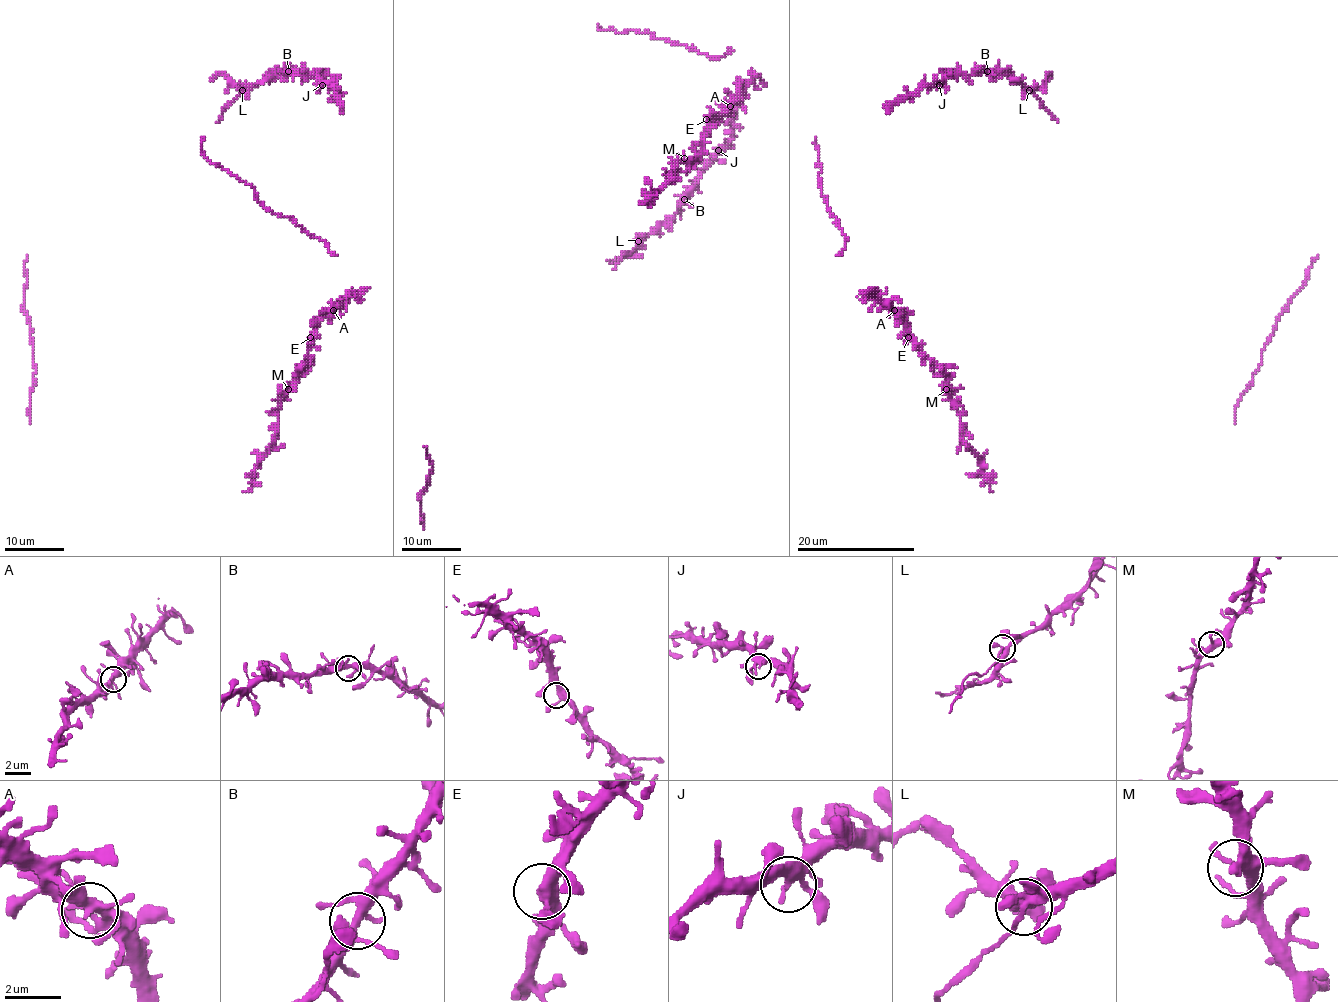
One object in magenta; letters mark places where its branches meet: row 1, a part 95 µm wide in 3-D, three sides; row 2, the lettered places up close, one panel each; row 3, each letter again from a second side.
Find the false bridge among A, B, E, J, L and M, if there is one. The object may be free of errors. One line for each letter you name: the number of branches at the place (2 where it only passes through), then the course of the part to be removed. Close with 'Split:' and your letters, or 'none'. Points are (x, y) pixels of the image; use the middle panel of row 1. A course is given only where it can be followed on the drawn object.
L: 3 branches meet; foreign part runs (638, 240), (628, 254), (621, 257), (613, 270)
Split: L

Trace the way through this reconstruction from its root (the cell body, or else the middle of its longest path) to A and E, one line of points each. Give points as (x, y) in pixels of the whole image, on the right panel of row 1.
A: (951, 390), (942, 371), (924, 353), (906, 321), (894, 310)
E: (951, 390), (942, 371), (908, 337)

